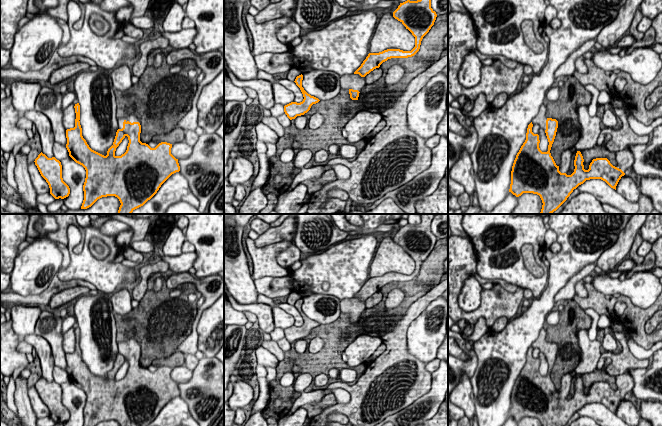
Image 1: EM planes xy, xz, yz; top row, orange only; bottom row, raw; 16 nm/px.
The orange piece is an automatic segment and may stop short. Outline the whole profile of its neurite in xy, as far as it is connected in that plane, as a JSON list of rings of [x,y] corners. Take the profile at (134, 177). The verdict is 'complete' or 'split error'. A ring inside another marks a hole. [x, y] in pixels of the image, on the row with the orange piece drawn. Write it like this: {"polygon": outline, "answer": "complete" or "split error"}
{"polygon": [[[79,103],[75,104],[74,108],[76,113],[75,127],[66,130],[66,148],[69,156],[86,170],[83,185],[84,200],[81,209],[91,207],[102,197],[115,196],[121,203],[117,214],[131,214],[150,200],[172,174],[180,171],[178,159],[171,154],[172,144],[161,142],[155,148],[151,148],[148,144],[140,141],[141,123],[135,115],[134,106],[126,108],[127,115],[125,117],[118,118],[119,129],[106,156],[89,147],[82,136]],[[126,136],[129,140],[127,150],[121,156],[116,156],[116,148]]], "answer": "split error"}

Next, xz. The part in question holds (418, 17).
{"polygon": [[[407,0],[400,3],[393,12],[393,17],[400,21],[415,37],[415,47],[411,51],[387,49],[379,53],[369,53],[361,66],[352,74],[340,76],[342,89],[347,89],[352,100],[358,100],[360,90],[366,85],[365,76],[391,58],[408,58],[420,49],[423,37],[434,25],[437,14],[431,8],[431,0]]], "answer": "split error"}

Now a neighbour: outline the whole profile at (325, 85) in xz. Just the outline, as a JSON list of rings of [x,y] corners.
[[[311,70],[302,74],[304,90],[320,101],[335,98],[340,90],[340,76],[335,72],[325,70]]]

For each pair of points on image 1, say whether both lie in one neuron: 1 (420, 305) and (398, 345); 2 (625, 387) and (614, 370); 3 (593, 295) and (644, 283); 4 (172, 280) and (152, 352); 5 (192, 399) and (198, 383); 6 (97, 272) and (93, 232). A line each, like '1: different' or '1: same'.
1: same
2: same
3: different
4: different
5: same
6: same

